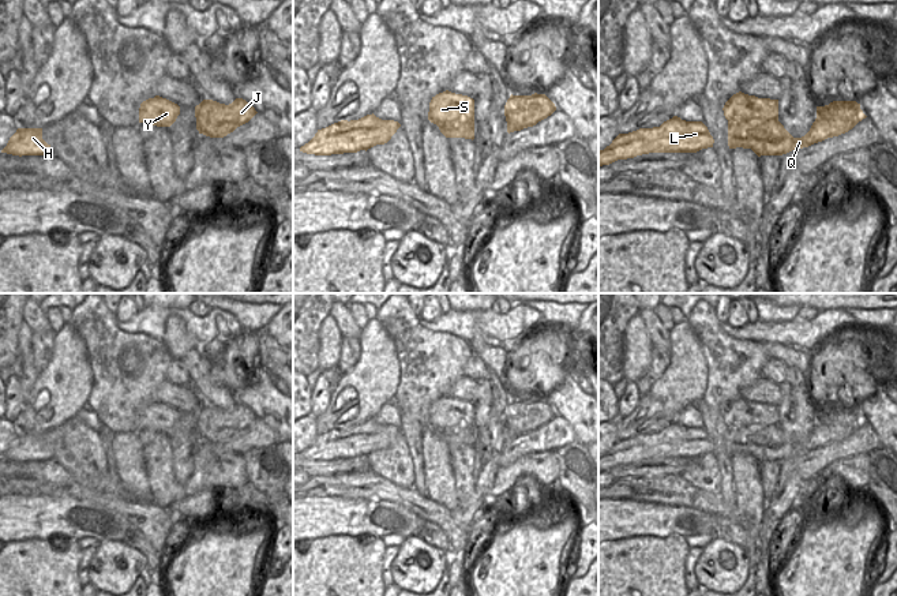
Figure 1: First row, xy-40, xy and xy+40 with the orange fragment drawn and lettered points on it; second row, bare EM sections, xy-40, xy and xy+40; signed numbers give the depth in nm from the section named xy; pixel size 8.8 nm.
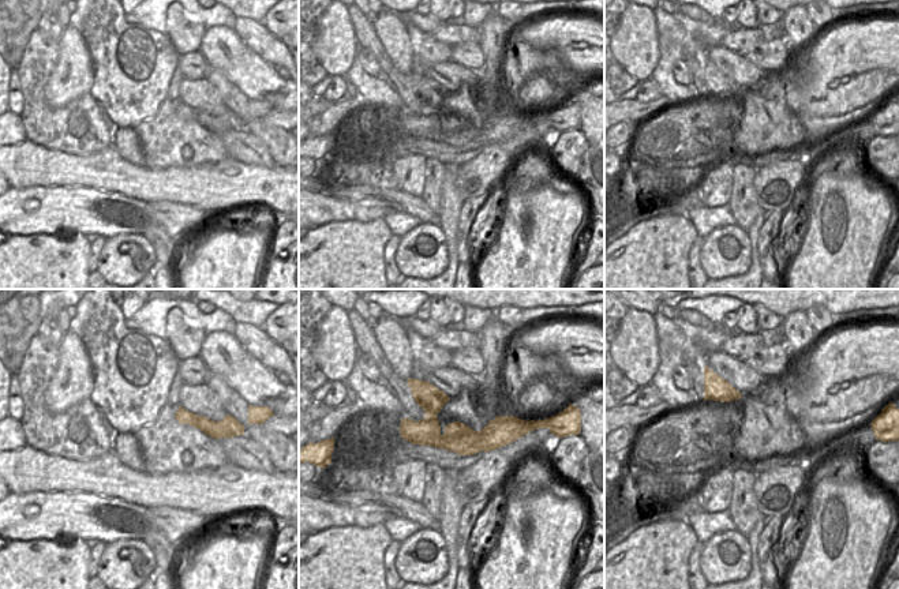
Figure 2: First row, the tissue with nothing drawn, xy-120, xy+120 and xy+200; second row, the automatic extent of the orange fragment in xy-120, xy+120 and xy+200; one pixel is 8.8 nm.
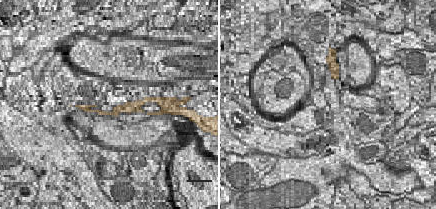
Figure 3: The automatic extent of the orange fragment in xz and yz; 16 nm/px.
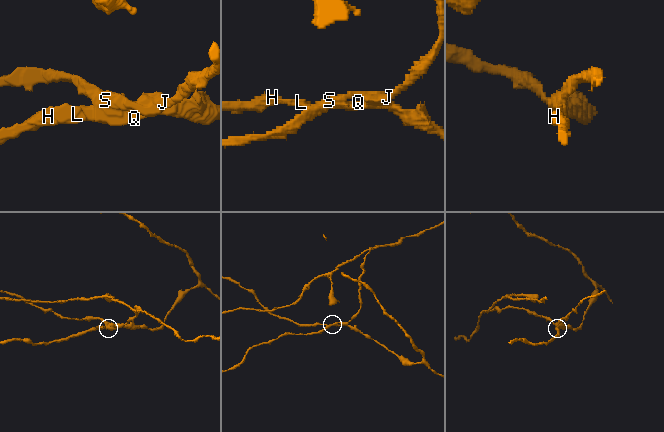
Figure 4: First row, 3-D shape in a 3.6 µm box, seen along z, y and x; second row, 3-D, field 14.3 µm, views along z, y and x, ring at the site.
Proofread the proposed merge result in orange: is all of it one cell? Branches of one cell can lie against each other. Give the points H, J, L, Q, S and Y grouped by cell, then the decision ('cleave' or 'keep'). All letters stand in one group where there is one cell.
H L Q / J S Y; cleave

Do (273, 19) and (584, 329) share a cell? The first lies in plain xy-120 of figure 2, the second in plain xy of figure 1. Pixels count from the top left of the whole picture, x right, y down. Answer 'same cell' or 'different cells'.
same cell

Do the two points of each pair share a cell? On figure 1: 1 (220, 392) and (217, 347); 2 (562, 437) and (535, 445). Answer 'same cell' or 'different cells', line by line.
1: different cells
2: same cell

